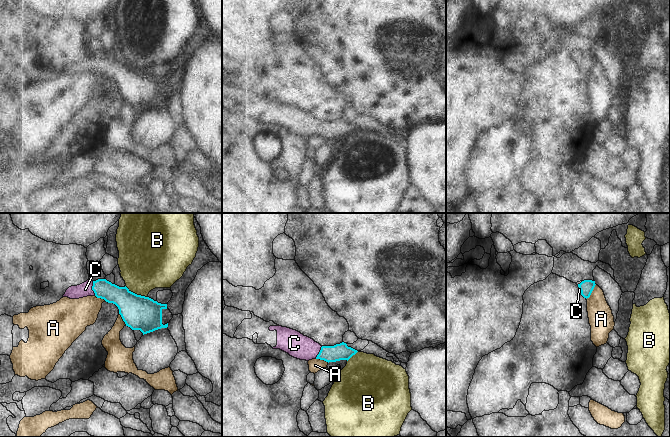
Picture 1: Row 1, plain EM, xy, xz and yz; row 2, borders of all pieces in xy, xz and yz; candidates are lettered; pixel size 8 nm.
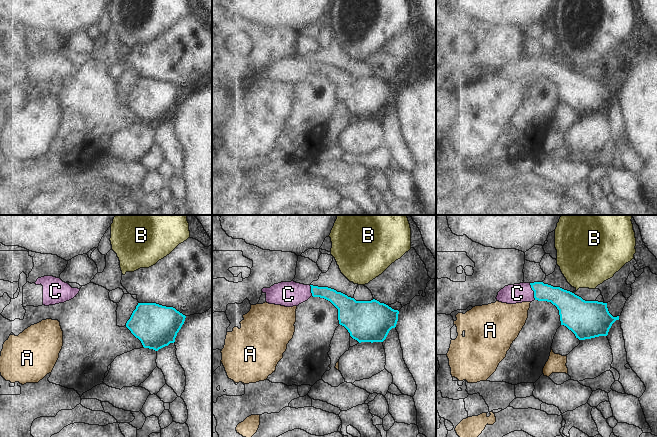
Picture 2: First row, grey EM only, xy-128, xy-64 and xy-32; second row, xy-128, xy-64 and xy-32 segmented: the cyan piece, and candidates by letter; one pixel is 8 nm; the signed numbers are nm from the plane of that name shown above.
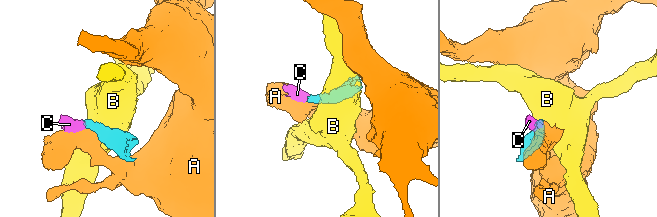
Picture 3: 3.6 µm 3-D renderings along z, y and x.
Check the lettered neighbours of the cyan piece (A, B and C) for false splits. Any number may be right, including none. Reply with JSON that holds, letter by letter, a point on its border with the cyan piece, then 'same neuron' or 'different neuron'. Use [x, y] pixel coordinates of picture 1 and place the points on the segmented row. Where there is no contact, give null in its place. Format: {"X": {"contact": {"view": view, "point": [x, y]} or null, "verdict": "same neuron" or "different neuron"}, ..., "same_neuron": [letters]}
{"A": {"contact": {"view": "yz", "point": [591, 292]}, "verdict": "different neuron"}, "B": {"contact": {"view": "xy", "point": [136, 294]}, "verdict": "different neuron"}, "C": {"contact": {"view": "xy", "point": [92, 288]}, "verdict": "same neuron"}, "same_neuron": ["C"]}

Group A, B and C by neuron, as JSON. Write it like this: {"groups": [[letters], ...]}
{"groups": [["A"], ["B"], ["C"]]}

